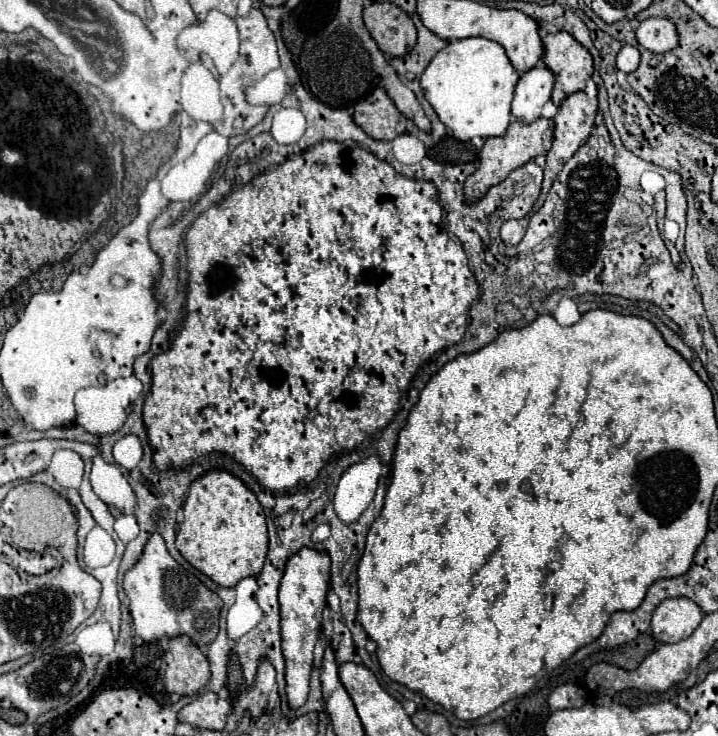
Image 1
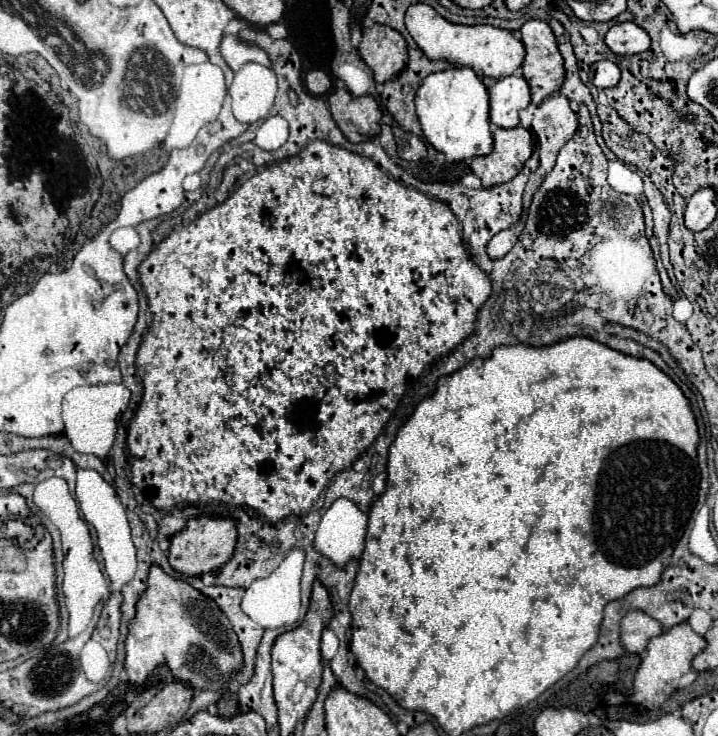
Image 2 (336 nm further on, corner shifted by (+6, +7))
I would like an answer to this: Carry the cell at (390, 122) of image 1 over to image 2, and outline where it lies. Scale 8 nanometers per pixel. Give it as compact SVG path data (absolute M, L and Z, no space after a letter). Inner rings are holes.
M337 87L331 91L327 103L333 121L347 141L361 143L379 135L381 109L371 95L353 97L345 87Z

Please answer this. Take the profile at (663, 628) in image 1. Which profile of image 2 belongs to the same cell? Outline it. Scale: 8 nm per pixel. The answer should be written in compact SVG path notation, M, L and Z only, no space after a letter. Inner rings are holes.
M629 611L621 619L621 643L625 651L641 655L647 649L647 643L651 637L657 637L663 633L663 627L659 621L651 619L643 611Z

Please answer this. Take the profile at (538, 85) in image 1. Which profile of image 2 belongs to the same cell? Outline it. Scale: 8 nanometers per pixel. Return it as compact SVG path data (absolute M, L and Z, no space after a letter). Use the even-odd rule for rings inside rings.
M511 75L499 79L489 89L489 119L497 127L511 129L519 125L519 111L531 103L529 85L523 77Z

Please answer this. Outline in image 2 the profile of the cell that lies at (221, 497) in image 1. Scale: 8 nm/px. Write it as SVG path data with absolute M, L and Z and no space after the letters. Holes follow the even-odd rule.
M197 517L191 519L185 527L185 531L171 537L169 547L169 563L171 567L187 577L199 577L203 573L219 569L223 563L227 563L233 555L235 543L237 543L237 523L233 519L215 519L215 517Z

